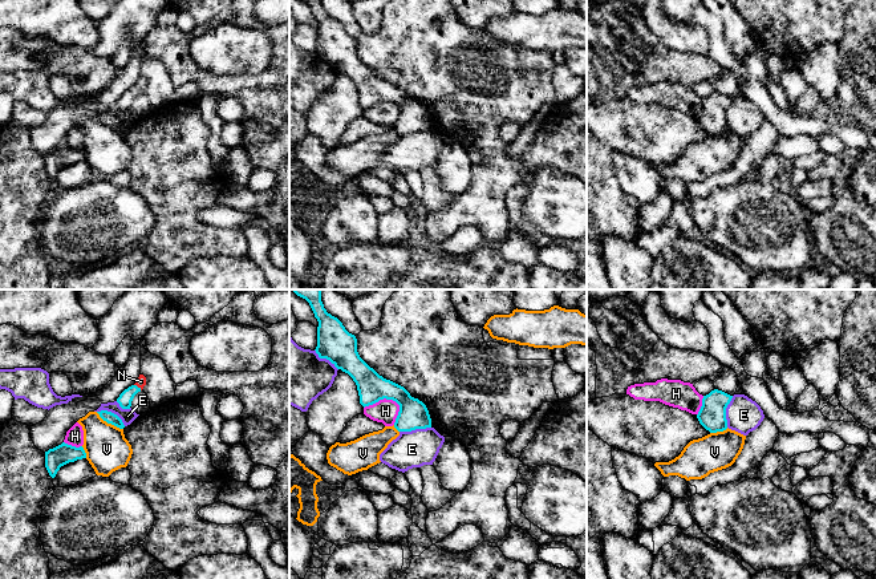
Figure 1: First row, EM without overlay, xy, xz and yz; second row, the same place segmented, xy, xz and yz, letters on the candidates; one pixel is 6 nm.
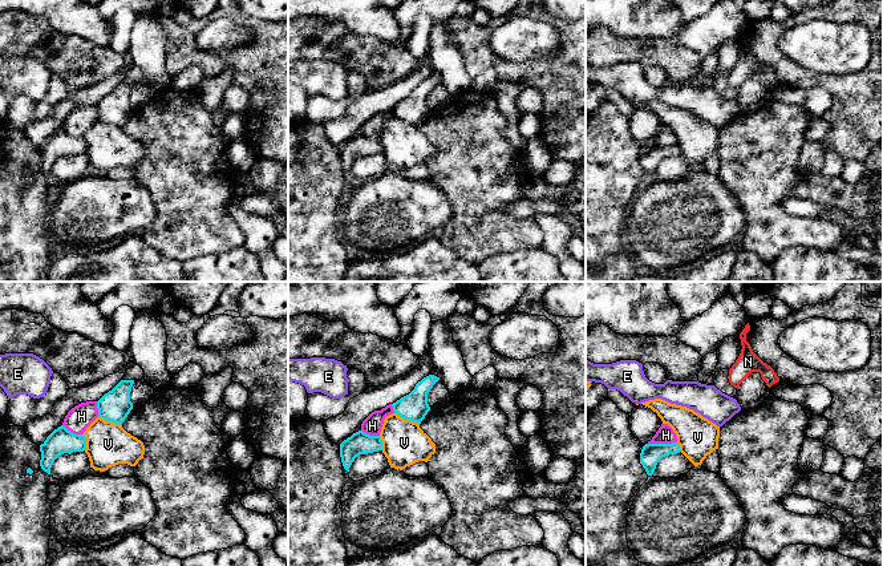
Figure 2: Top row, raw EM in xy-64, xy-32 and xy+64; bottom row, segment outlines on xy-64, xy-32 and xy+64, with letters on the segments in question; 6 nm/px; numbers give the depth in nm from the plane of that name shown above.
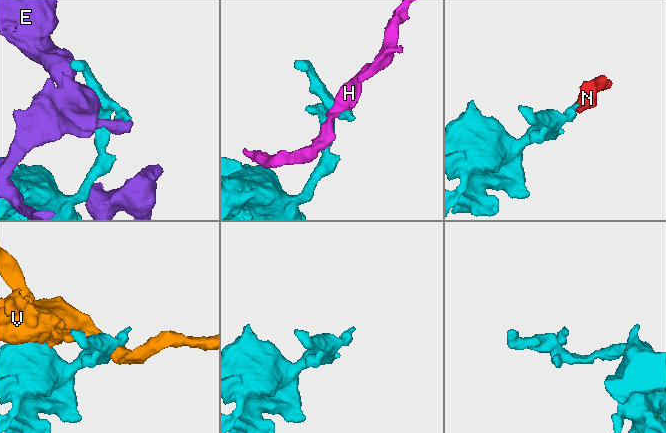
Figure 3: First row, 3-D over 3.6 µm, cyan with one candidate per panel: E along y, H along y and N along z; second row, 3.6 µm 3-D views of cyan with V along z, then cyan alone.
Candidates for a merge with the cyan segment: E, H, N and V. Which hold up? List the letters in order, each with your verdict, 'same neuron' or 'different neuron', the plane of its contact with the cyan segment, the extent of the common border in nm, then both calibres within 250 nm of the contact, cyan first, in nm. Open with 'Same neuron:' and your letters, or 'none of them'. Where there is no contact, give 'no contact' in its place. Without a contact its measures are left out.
Same neuron: N
E: different neuron; contact in xz; length 190 nm; calibres 180 and 220 nm
H: different neuron; contact in xz; length 220 nm; calibres 180 and 140 nm
N: same neuron; contact in xy; length 60 nm; calibres 90 and 60 nm
V: different neuron; contact in xy; length 200 nm; calibres 70 and 260 nm

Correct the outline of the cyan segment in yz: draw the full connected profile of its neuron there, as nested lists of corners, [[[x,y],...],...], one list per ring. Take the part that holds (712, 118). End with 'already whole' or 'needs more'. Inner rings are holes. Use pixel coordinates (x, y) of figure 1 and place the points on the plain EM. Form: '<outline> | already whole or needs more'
[[[714,92],[703,98],[702,109],[697,117],[699,126],[710,135],[723,134],[727,131],[726,110],[733,98]]] | already whole

